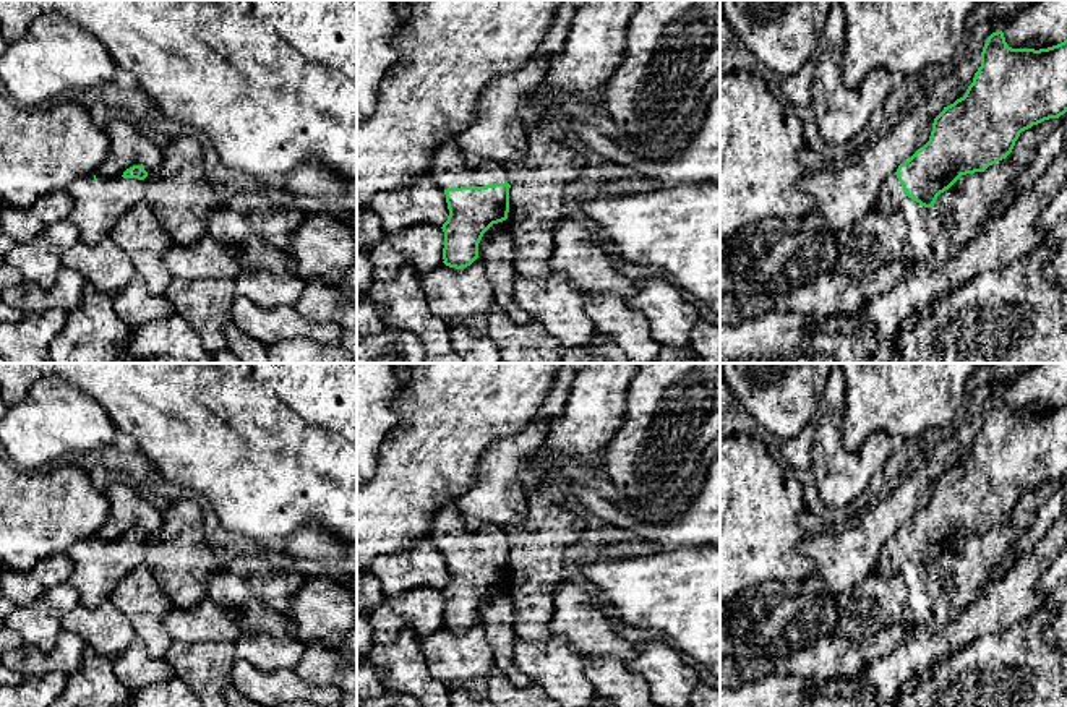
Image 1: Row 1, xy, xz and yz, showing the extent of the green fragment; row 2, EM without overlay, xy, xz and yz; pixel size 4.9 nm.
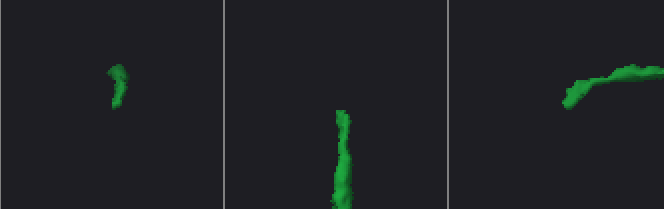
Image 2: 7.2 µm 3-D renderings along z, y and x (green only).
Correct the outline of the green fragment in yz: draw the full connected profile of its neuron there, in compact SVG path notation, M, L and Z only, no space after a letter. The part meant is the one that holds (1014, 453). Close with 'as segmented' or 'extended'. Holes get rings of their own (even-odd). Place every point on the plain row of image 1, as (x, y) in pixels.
M992 396L981 415L981 430L963 461L944 470L934 482L929 504L898 529L881 551L876 572L893 577L911 561L924 571L934 571L941 556L962 538L984 535L1005 522L1020 496L1067 475L1067 402L1048 412L1012 412L1004 396Z; extended

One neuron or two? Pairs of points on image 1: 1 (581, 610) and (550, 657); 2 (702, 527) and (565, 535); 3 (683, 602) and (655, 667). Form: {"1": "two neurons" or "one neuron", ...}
{"1": "two neurons", "2": "two neurons", "3": "two neurons"}

